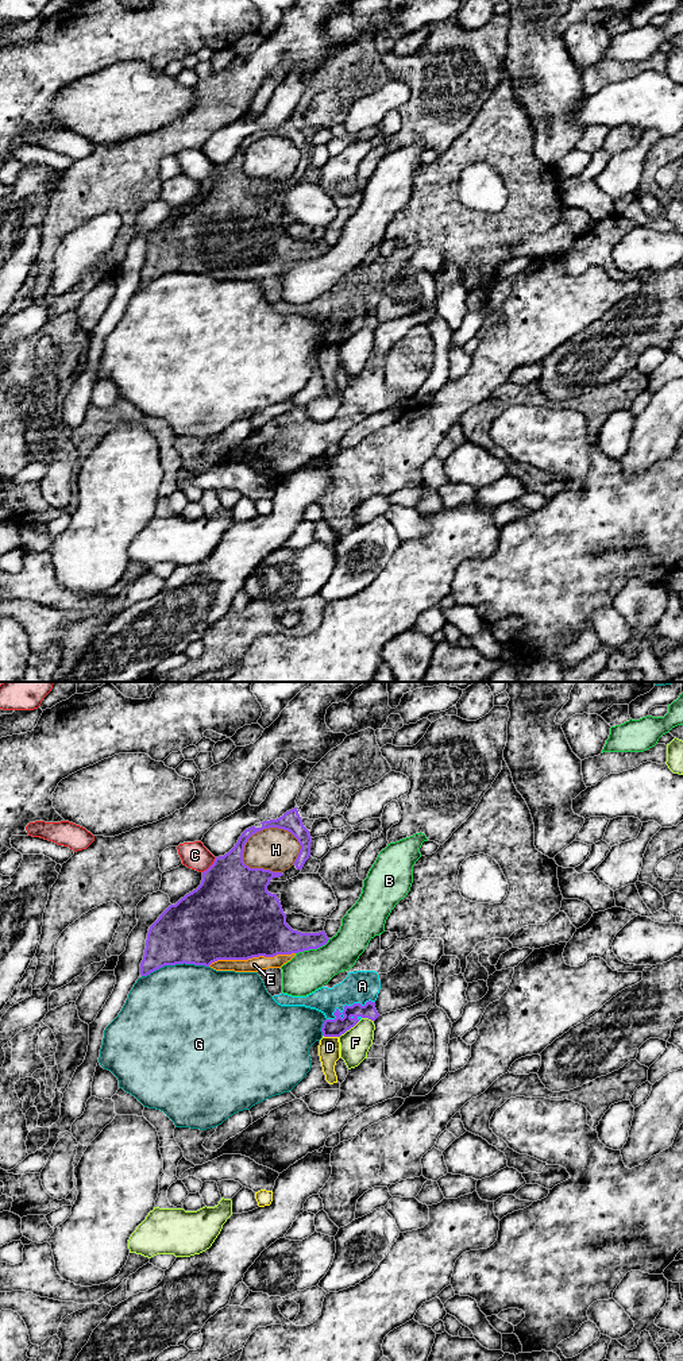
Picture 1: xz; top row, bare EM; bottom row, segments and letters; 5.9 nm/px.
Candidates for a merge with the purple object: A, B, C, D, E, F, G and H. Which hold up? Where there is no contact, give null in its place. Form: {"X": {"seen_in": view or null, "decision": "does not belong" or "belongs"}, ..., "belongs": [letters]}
{"A": {"seen_in": "xz", "decision": "belongs"}, "B": {"seen_in": "xz", "decision": "does not belong"}, "C": {"seen_in": "xz", "decision": "does not belong"}, "D": {"seen_in": "xz", "decision": "does not belong"}, "E": {"seen_in": "xz", "decision": "belongs"}, "F": {"seen_in": "xz", "decision": "does not belong"}, "G": {"seen_in": "xz", "decision": "does not belong"}, "H": {"seen_in": "xz", "decision": "does not belong"}, "belongs": ["A", "E"]}

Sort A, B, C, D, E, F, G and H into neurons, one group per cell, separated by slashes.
A E / B / C / D / F / G / H

